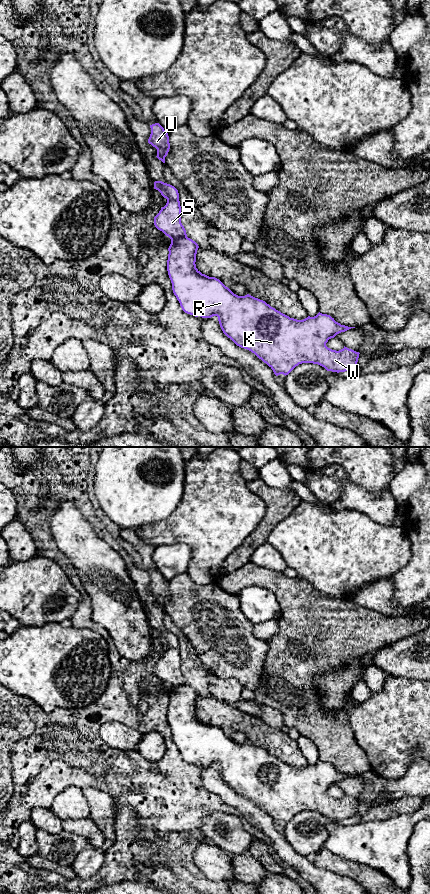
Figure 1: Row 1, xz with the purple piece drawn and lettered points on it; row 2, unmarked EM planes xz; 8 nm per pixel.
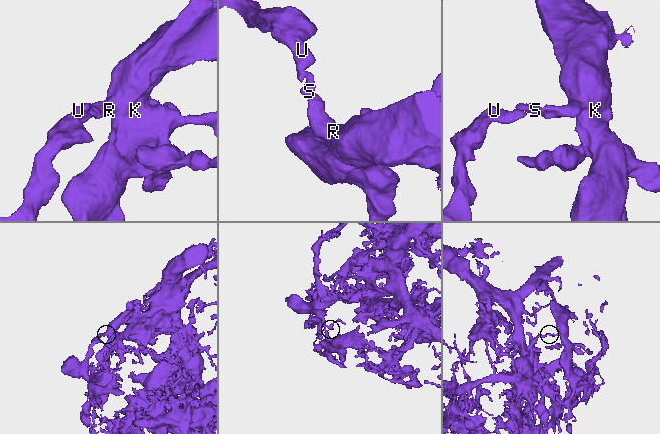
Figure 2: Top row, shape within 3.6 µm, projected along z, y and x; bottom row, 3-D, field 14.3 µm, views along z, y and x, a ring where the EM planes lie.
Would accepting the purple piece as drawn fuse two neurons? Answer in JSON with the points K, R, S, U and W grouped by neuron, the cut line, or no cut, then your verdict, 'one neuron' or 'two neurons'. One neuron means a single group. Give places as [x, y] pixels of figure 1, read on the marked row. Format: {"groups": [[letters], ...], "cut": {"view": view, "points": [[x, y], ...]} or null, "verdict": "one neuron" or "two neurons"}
{"groups": [["K", "R", "S", "U", "W"]], "cut": null, "verdict": "one neuron"}

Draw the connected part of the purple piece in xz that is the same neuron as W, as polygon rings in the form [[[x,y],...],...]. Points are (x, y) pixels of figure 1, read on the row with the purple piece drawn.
[[[155,181],[154,182],[154,189],[158,190],[161,193],[161,195],[167,199],[166,205],[164,207],[162,207],[161,210],[159,211],[159,213],[154,217],[154,225],[158,230],[162,231],[166,236],[168,236],[171,239],[171,244],[168,248],[169,254],[168,254],[168,260],[167,260],[167,271],[168,271],[168,275],[169,275],[169,278],[170,278],[171,283],[172,283],[173,293],[176,296],[177,300],[180,303],[182,310],[185,313],[193,315],[195,317],[200,316],[202,318],[211,318],[213,316],[217,316],[223,333],[228,338],[230,338],[237,346],[244,348],[244,349],[247,349],[247,350],[251,351],[252,353],[254,353],[259,359],[261,359],[264,363],[266,363],[273,370],[273,372],[276,376],[278,376],[280,374],[283,374],[286,376],[296,366],[298,366],[299,364],[302,364],[302,363],[318,364],[318,365],[324,367],[327,371],[332,371],[332,372],[337,372],[337,373],[345,372],[347,370],[354,368],[357,365],[359,354],[360,354],[359,352],[356,352],[356,351],[349,349],[345,346],[343,349],[341,349],[339,351],[332,350],[326,346],[326,343],[328,342],[329,339],[334,338],[337,334],[339,334],[341,332],[345,332],[345,331],[347,331],[351,328],[355,328],[355,327],[348,327],[345,325],[341,325],[340,323],[336,322],[334,320],[334,318],[332,318],[330,315],[322,314],[320,312],[314,317],[308,316],[307,318],[305,318],[303,320],[297,320],[294,318],[290,318],[289,316],[287,316],[287,315],[281,313],[280,311],[276,310],[275,308],[271,307],[265,301],[260,300],[258,298],[255,298],[249,294],[247,294],[245,296],[238,296],[238,295],[234,294],[228,287],[226,287],[219,279],[217,279],[215,277],[209,277],[205,274],[202,274],[196,268],[196,264],[195,264],[196,254],[197,254],[197,250],[198,250],[199,246],[195,241],[193,241],[192,239],[187,237],[186,230],[181,223],[181,206],[180,206],[180,201],[179,201],[178,190],[174,186],[167,184],[167,183],[164,183],[162,181]]]

